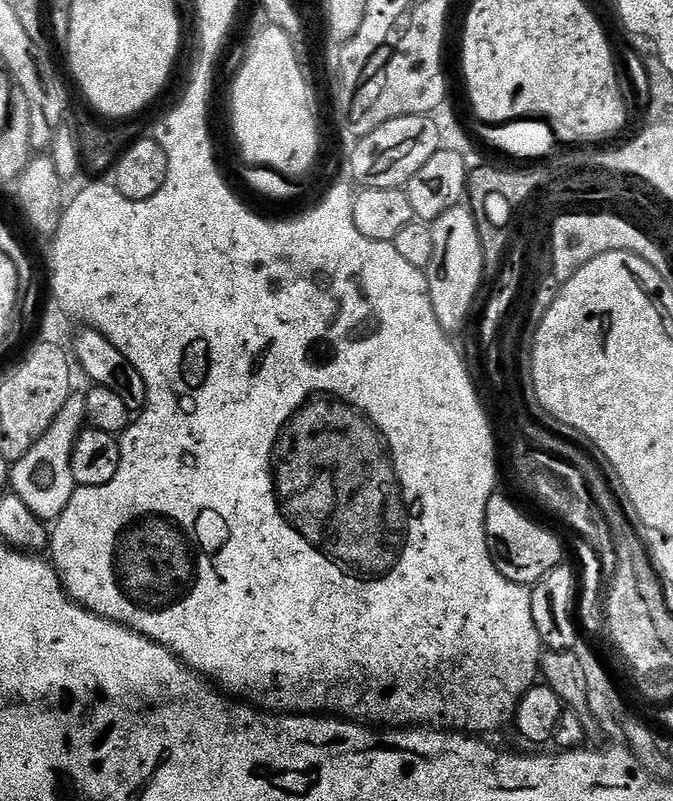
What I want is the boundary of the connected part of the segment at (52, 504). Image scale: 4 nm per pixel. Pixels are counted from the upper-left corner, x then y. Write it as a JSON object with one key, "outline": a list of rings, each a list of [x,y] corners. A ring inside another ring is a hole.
{"outline":[[[72,395],[66,402],[66,406],[62,406],[62,410],[58,410],[58,418],[54,418],[54,422],[50,422],[50,430],[46,430],[46,434],[42,434],[42,438],[38,438],[38,442],[34,442],[34,446],[30,446],[30,450],[21,460],[17,460],[11,465],[11,491],[16,492],[18,498],[22,498],[22,502],[26,502],[26,506],[30,506],[30,510],[34,510],[34,514],[39,520],[55,522],[62,514],[62,510],[66,510],[66,502],[70,502],[70,498],[77,490],[78,485],[71,470],[71,456],[74,454],[76,440],[86,428],[85,414],[84,396]]]}

